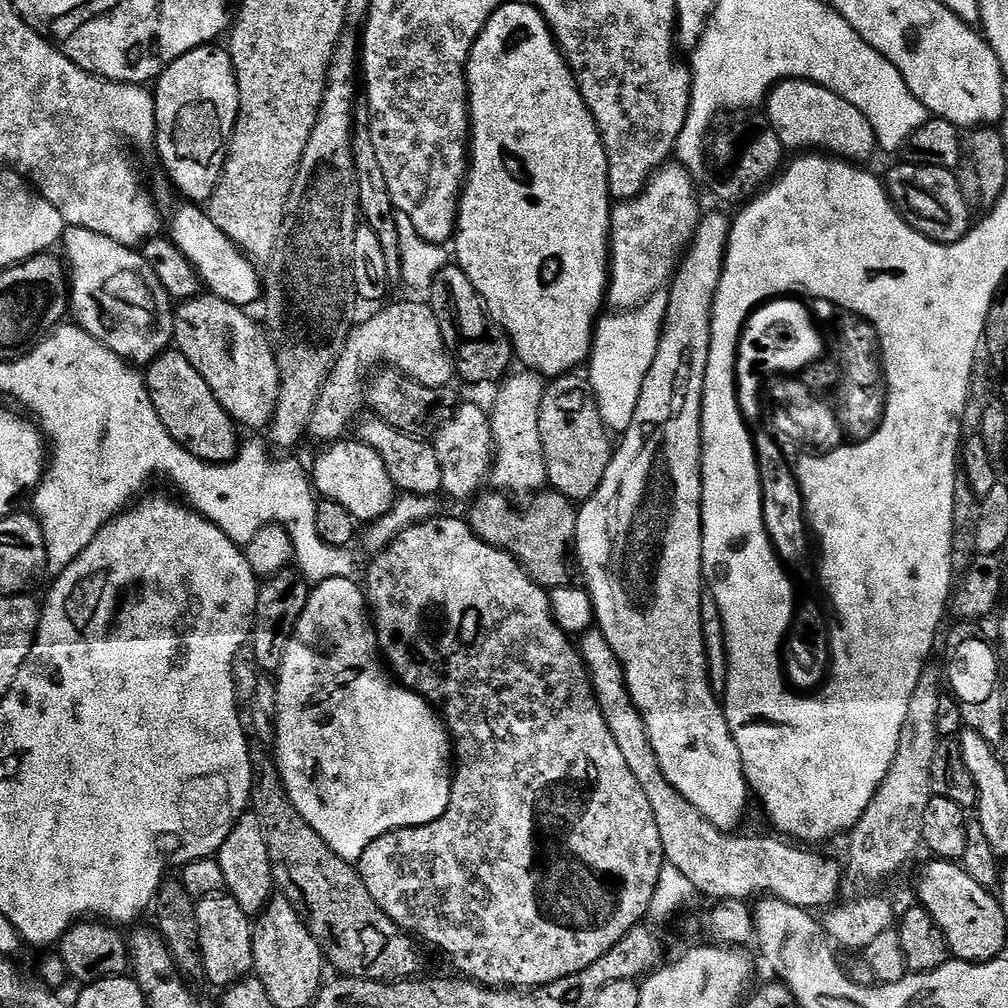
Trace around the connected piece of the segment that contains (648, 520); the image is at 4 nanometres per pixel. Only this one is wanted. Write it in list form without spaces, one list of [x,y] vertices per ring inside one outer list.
[[[716,212],[710,213],[709,216],[707,213],[700,217],[700,225],[696,228],[688,251],[684,253],[680,267],[676,269],[676,274],[672,277],[670,287],[666,292],[668,309],[664,319],[664,330],[660,334],[654,362],[646,374],[646,382],[642,382],[642,394],[638,394],[638,406],[634,410],[634,418],[630,422],[630,426],[619,437],[612,454],[612,461],[610,466],[606,466],[606,474],[602,478],[598,490],[594,490],[591,498],[579,505],[576,514],[576,539],[574,541],[574,560],[578,565],[579,575],[580,572],[584,575],[582,584],[583,587],[587,588],[588,597],[592,600],[595,627],[610,644],[610,650],[614,652],[624,671],[624,682],[644,723],[648,741],[654,750],[654,758],[658,760],[658,766],[662,770],[666,782],[670,782],[670,786],[674,786],[674,790],[678,790],[678,794],[682,794],[682,798],[686,798],[686,802],[690,802],[690,806],[694,806],[694,810],[698,810],[698,814],[702,814],[702,818],[706,818],[706,822],[710,822],[713,829],[720,834],[732,834],[739,829],[736,827],[744,820],[744,811],[748,808],[748,796],[750,800],[748,779],[744,777],[744,767],[742,766],[742,758],[738,754],[738,746],[730,734],[730,726],[726,722],[726,714],[721,701],[718,699],[717,689],[715,692],[711,682],[708,681],[708,648],[704,645],[704,616],[700,613],[700,588],[702,592],[704,578],[702,514],[700,513],[700,495],[702,494],[702,482],[700,481],[700,407],[702,406],[704,379],[706,378],[706,366],[710,352],[710,338],[712,337],[712,303],[714,302],[714,294],[718,290],[718,282],[724,273],[724,251],[728,248],[729,227],[729,217],[719,216]]]

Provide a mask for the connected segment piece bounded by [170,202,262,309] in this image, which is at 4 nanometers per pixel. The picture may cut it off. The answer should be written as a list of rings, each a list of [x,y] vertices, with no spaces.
[[[191,202],[181,203],[181,208],[172,216],[172,233],[170,239],[175,244],[177,251],[182,253],[192,263],[192,268],[200,275],[201,285],[211,295],[222,298],[234,306],[247,309],[261,299],[262,276],[250,263],[247,256],[237,248],[218,226],[209,218],[203,207]]]

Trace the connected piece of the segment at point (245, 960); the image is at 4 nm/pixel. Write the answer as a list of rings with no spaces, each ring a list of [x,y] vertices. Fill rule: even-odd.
[[[227,894],[206,896],[196,900],[196,921],[207,983],[231,986],[245,979],[253,971],[253,921],[244,913],[242,906]]]

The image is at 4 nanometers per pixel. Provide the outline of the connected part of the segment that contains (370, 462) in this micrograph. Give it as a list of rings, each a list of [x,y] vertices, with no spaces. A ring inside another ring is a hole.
[[[358,438],[352,440],[337,439],[313,464],[310,464],[310,479],[313,489],[323,499],[333,500],[351,514],[352,519],[361,525],[372,524],[380,520],[392,508],[398,497],[398,490],[386,474],[385,463],[374,450],[361,443]]]

